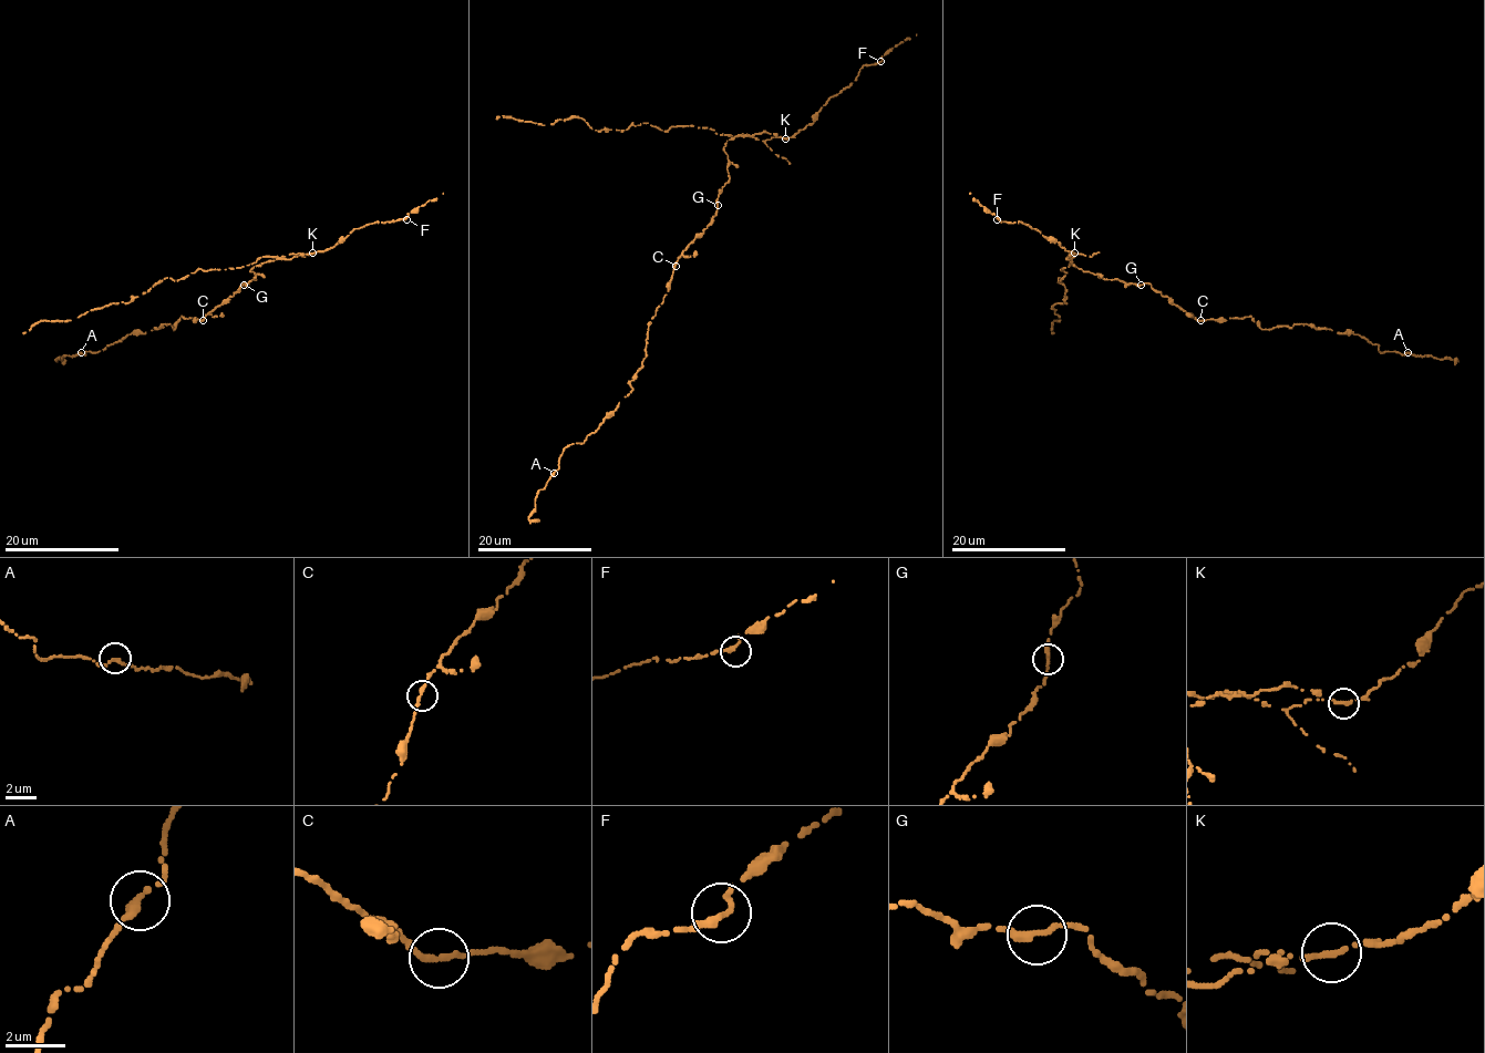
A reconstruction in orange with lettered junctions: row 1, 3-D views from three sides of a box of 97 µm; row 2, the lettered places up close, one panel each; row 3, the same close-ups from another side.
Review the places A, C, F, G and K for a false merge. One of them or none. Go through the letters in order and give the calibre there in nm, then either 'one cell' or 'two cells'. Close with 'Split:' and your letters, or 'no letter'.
A: calibre 240 nm; one cell
C: calibre 240 nm; one cell
F: calibre 240 nm; one cell
G: calibre 340 nm; one cell
K: calibre 320 nm; two cells
Split: K

